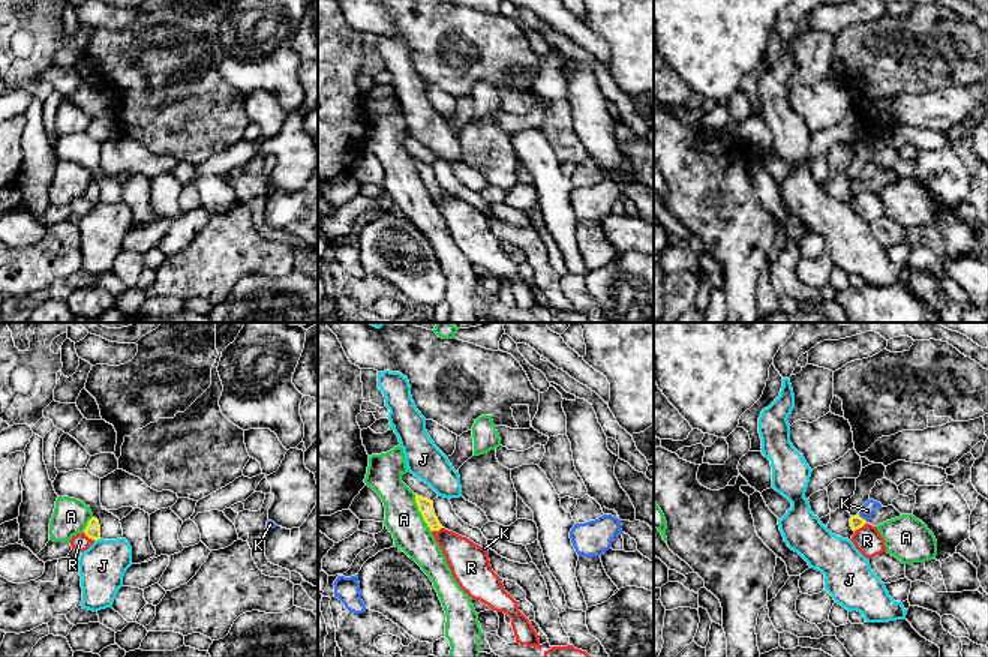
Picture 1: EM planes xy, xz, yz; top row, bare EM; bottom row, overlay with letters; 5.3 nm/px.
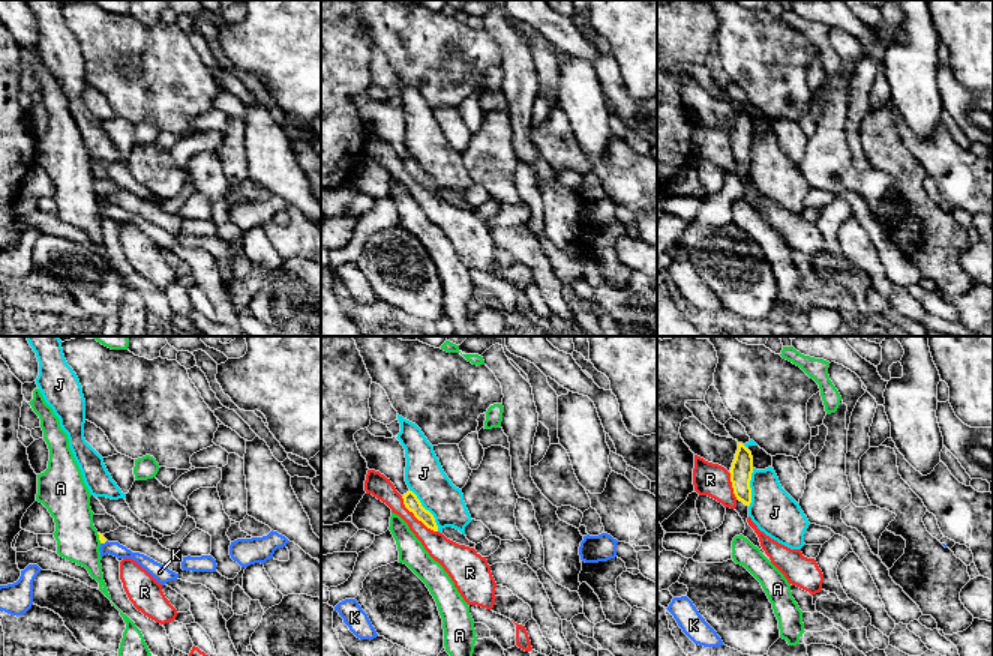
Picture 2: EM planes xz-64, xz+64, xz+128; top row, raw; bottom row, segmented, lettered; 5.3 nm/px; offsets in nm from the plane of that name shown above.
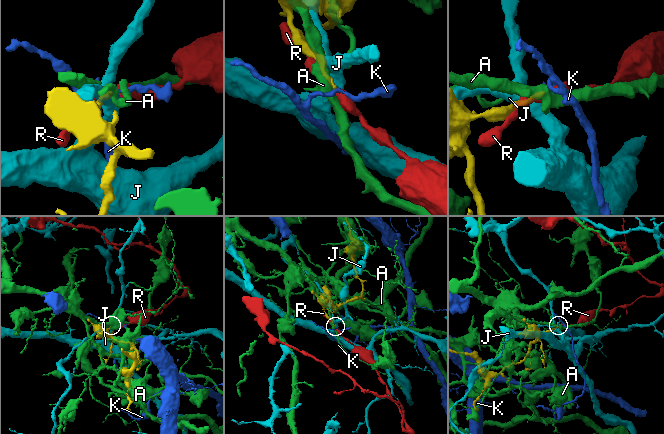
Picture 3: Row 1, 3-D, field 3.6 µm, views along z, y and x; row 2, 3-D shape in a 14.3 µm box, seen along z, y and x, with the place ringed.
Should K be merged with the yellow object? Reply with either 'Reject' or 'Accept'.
Reject

